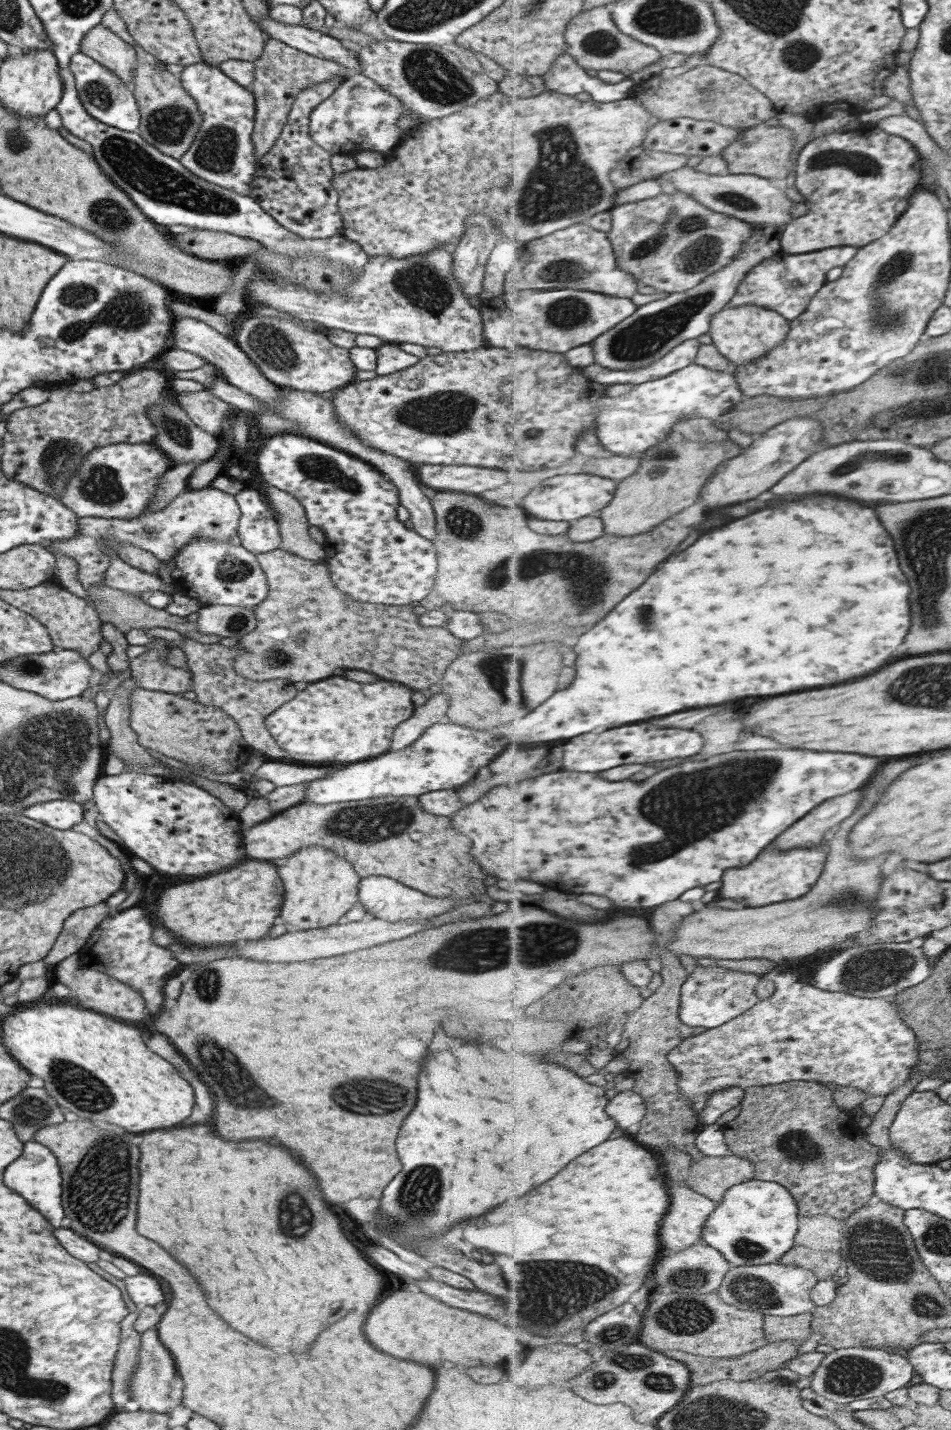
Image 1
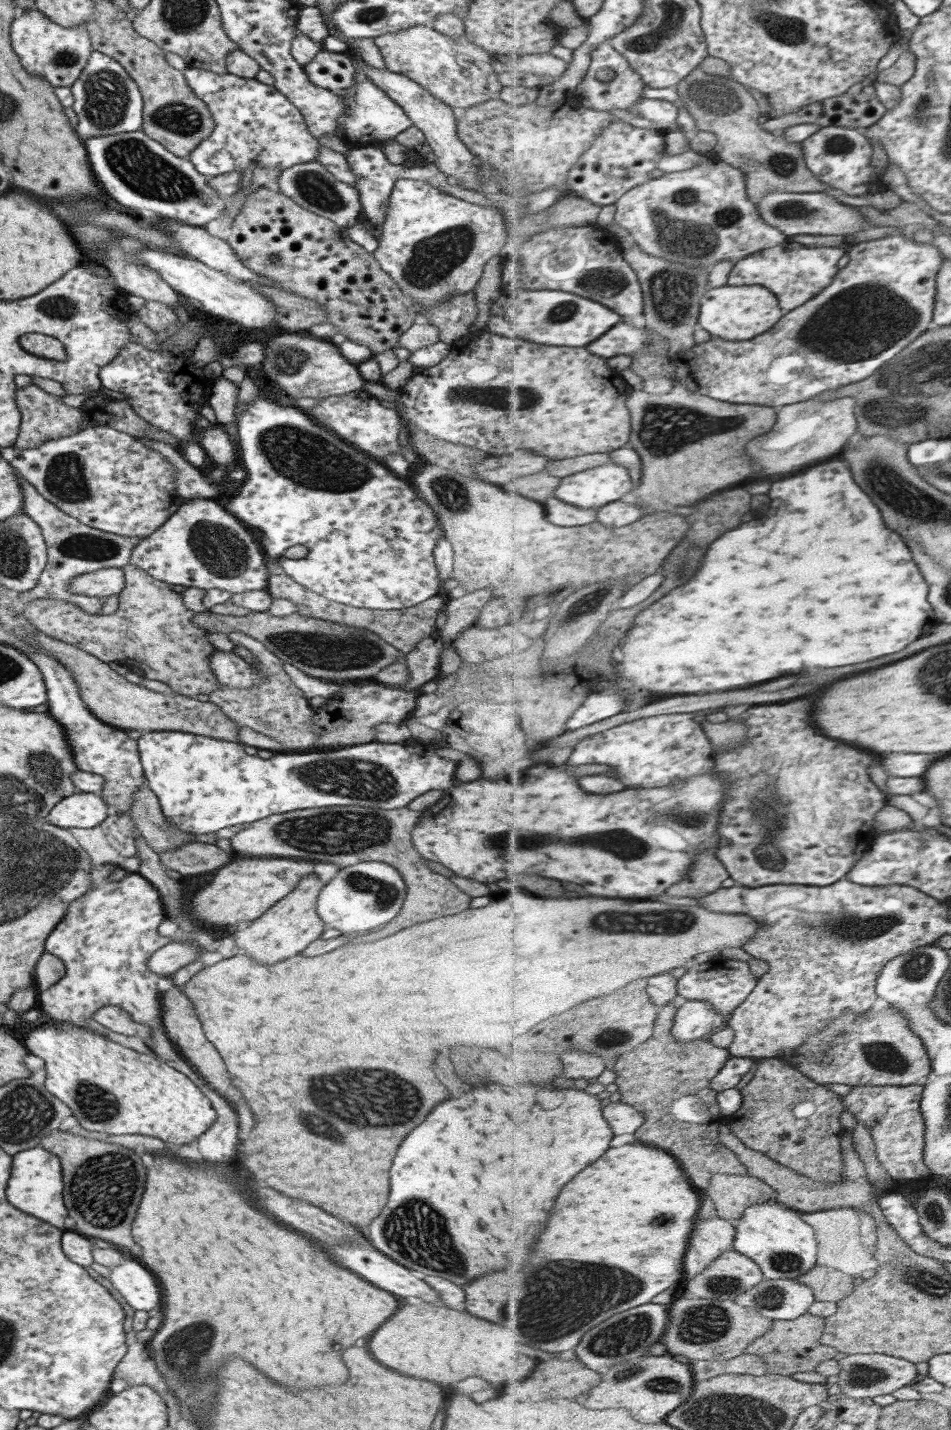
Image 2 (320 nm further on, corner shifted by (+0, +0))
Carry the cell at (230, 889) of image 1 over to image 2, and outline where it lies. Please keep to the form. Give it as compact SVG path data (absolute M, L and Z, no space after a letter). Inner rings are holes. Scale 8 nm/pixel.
M267 857L265 860L259 858L247 858L247 860L239 860L238 862L228 863L219 870L215 871L213 880L209 886L204 886L201 892L193 895L191 904L189 904L189 914L195 920L201 920L205 924L209 924L211 928L227 928L227 926L235 926L239 922L247 922L264 914L270 906L273 906L277 900L281 900L285 895L289 894L307 874L313 873L314 863L311 861L297 861L296 859L279 859Z

